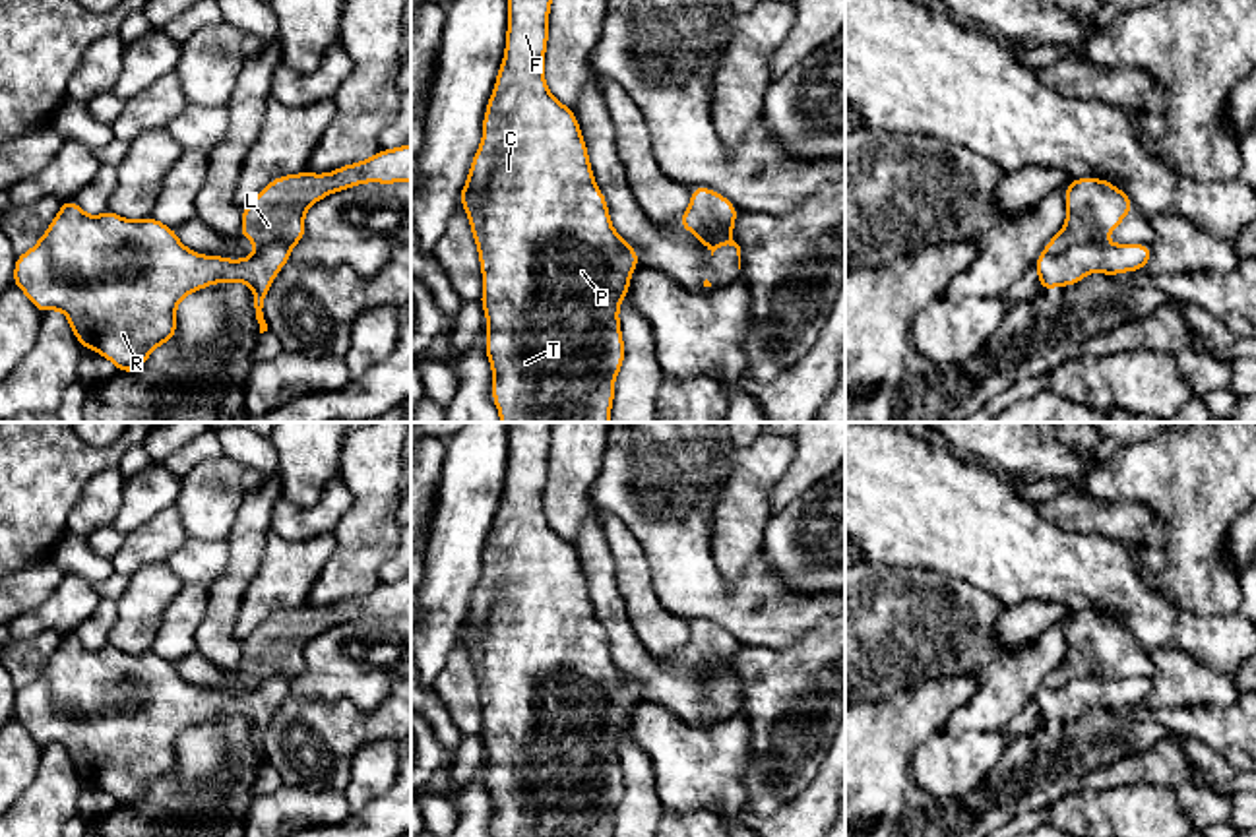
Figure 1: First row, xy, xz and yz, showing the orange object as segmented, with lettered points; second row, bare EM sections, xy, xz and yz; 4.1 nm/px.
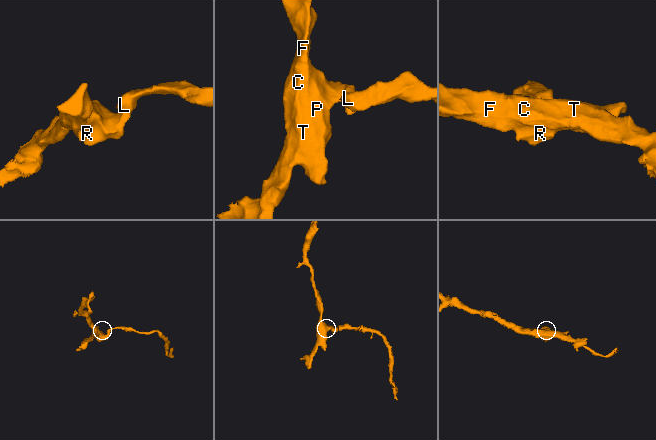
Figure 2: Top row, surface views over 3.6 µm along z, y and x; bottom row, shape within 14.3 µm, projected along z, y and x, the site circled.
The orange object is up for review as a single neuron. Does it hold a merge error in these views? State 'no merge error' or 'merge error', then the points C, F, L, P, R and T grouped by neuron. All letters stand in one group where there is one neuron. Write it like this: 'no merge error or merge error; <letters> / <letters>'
merge error; C F P R T / L

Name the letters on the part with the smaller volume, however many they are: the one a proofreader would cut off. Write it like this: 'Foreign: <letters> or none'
Foreign: L

